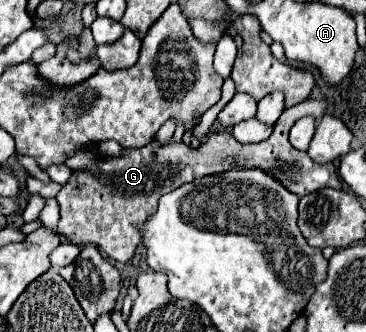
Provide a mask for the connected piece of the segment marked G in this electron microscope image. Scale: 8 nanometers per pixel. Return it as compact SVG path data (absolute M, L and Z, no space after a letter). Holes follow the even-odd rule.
M305 100L293 108L285 108L281 120L277 120L273 128L273 134L257 144L241 144L231 132L209 134L199 148L191 148L185 142L175 140L169 144L157 144L157 140L151 140L145 148L123 150L119 158L99 160L95 168L101 172L101 176L95 174L95 170L75 170L69 182L57 194L57 202L61 206L57 230L73 244L95 244L105 250L109 258L127 262L141 242L137 226L141 226L157 210L157 202L163 194L173 192L173 188L179 188L189 180L227 172L229 168L261 168L275 180L281 180L281 184L285 184L285 188L297 196L305 196L321 188L343 188L333 164L317 164L307 152L287 148L287 134L291 126L303 116L323 116L325 106L325 100ZM317 172L327 174L325 178L317 180Z

